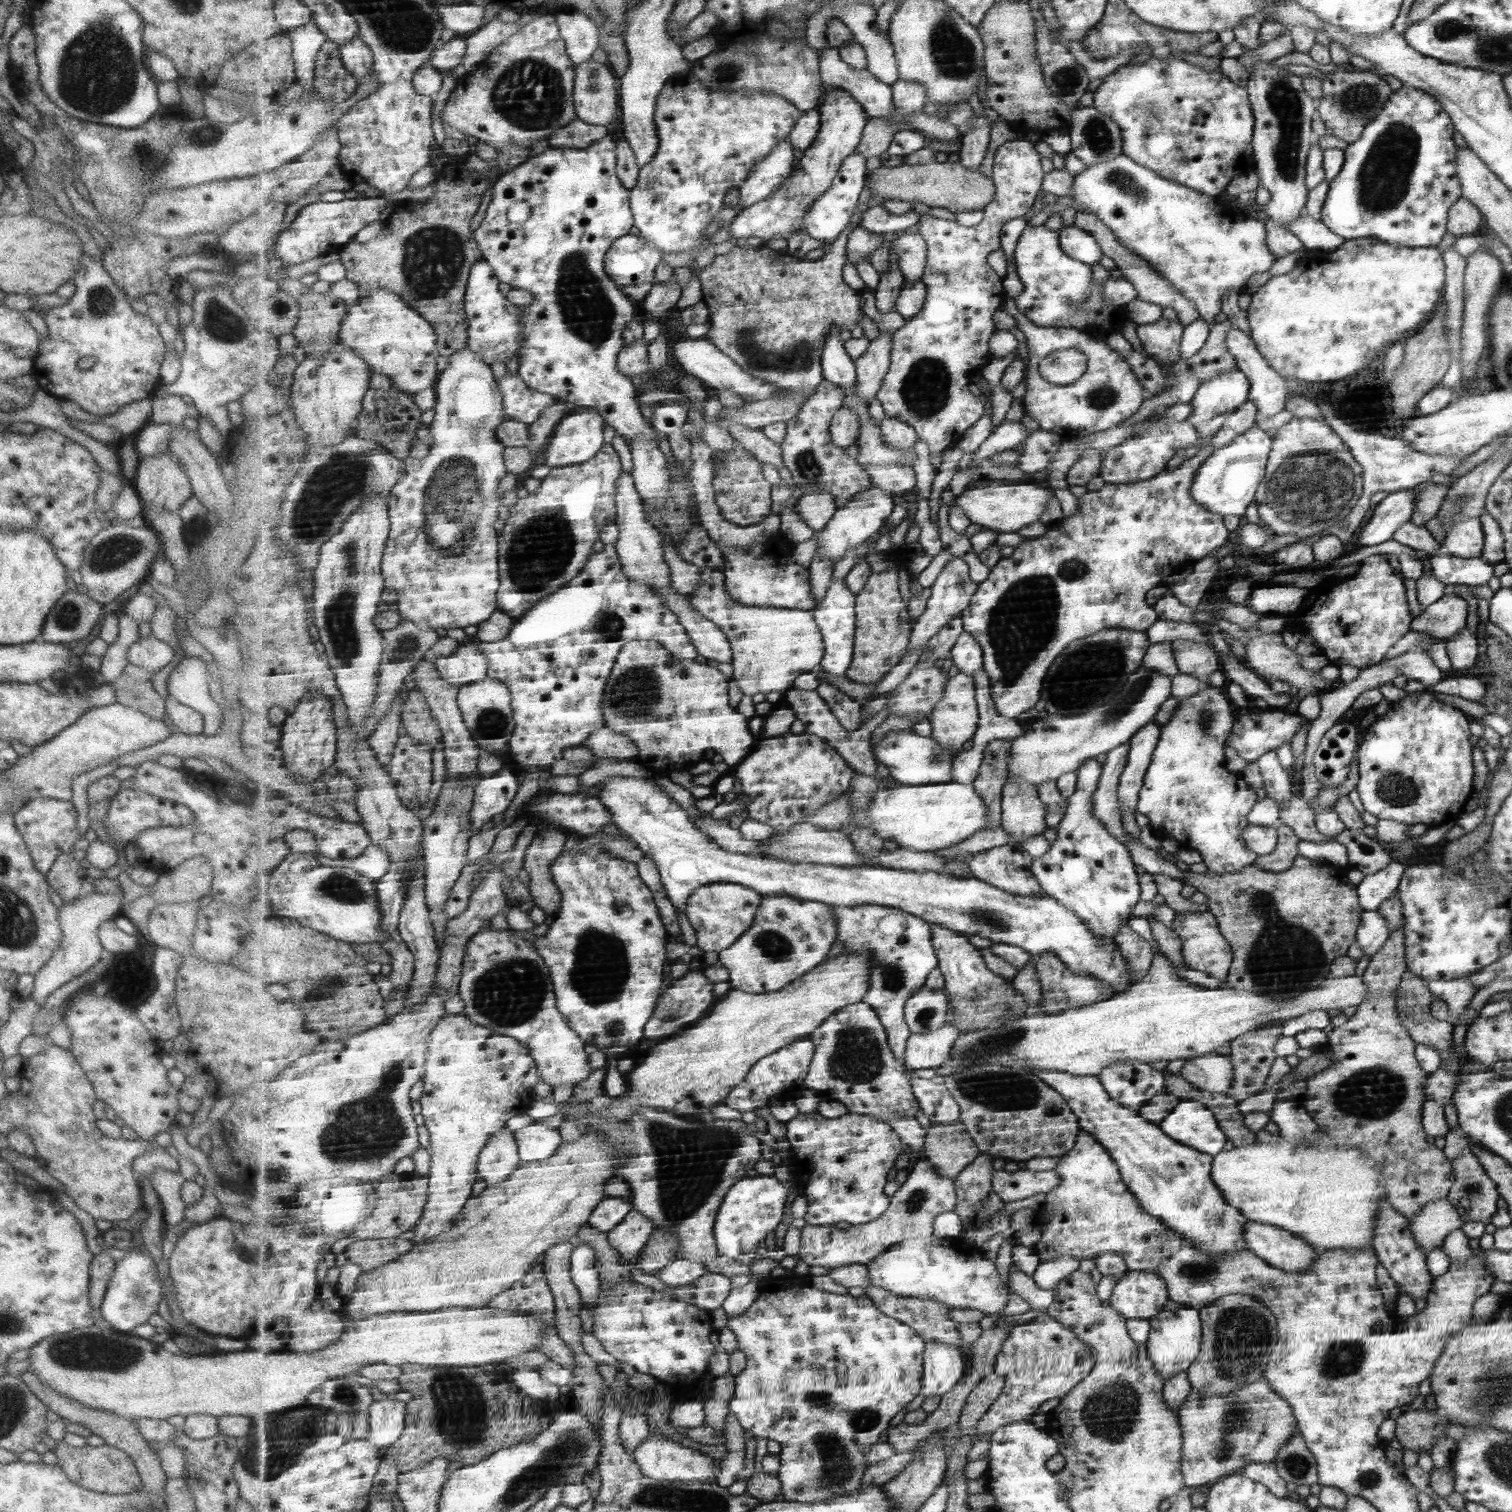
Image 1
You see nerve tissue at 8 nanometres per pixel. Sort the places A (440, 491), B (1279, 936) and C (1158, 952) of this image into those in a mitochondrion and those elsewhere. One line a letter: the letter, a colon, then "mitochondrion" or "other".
A: mitochondrion
B: mitochondrion
C: other

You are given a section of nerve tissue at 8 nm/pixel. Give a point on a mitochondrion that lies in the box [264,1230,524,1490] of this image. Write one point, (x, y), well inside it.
(436, 1389)

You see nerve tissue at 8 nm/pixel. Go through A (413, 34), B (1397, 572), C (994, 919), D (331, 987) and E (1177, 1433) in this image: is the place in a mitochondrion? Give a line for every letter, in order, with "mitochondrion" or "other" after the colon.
A: mitochondrion
B: other
C: mitochondrion
D: mitochondrion
E: other

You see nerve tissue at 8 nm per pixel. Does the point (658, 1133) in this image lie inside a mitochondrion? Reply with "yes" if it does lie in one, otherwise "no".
yes

